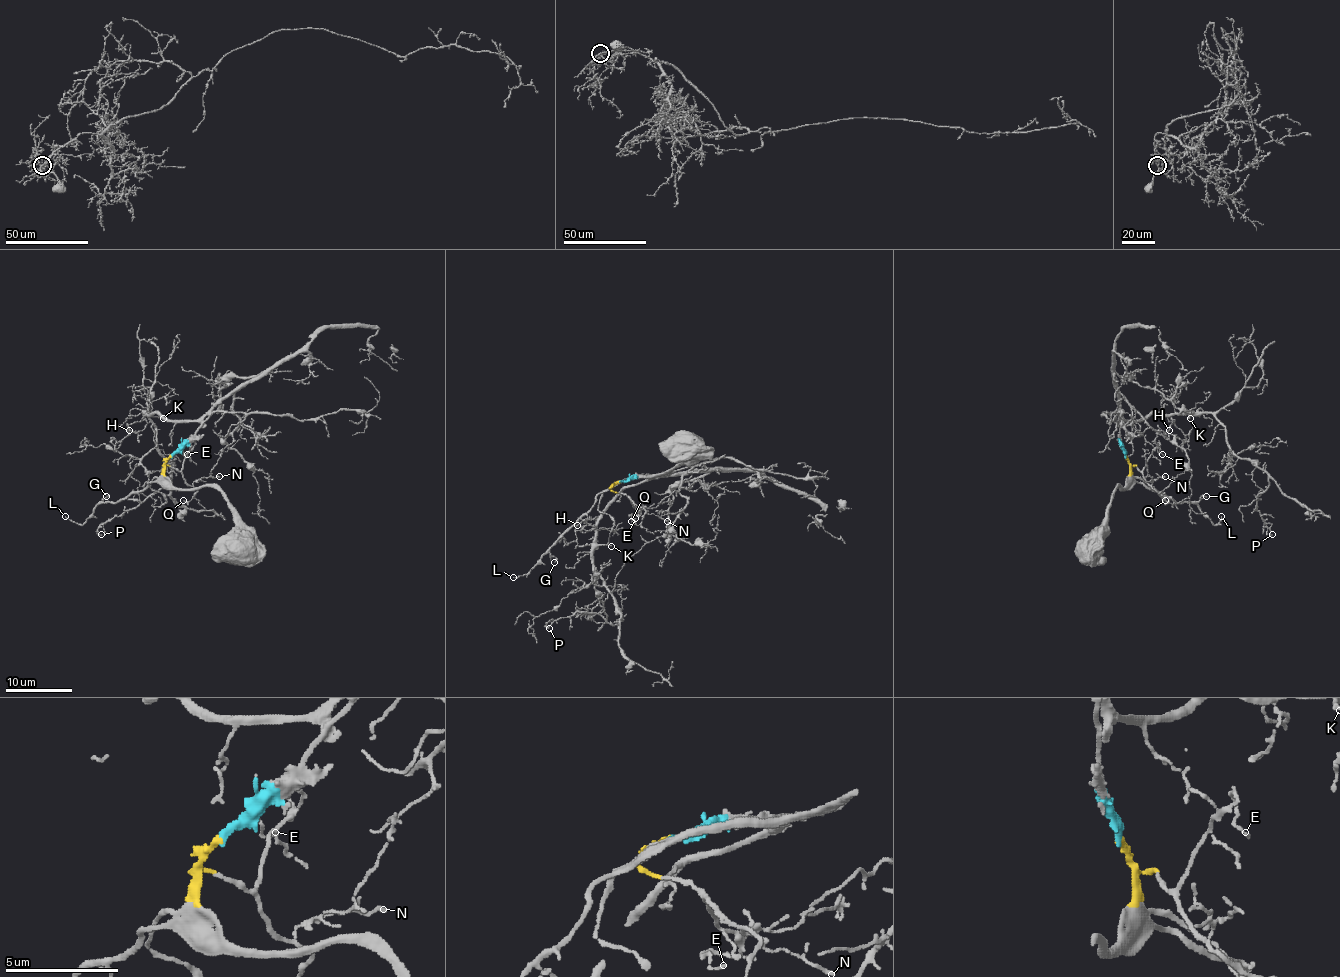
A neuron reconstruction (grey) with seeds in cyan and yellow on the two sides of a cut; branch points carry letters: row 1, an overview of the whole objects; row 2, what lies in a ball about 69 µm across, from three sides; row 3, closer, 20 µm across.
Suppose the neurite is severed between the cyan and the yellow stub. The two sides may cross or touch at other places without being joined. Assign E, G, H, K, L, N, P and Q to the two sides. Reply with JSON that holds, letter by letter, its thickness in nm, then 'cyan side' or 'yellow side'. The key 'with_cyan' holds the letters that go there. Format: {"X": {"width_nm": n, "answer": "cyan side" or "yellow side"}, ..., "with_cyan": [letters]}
{"E": {"width_nm": 110, "answer": "yellow side"}, "G": {"width_nm": 180, "answer": "yellow side"}, "H": {"width_nm": 110, "answer": "cyan side"}, "K": {"width_nm": 120, "answer": "cyan side"}, "L": {"width_nm": 100, "answer": "yellow side"}, "N": {"width_nm": 160, "answer": "yellow side"}, "P": {"width_nm": 150, "answer": "cyan side"}, "Q": {"width_nm": 170, "answer": "yellow side"}, "with_cyan": ["H", "K", "P"]}

